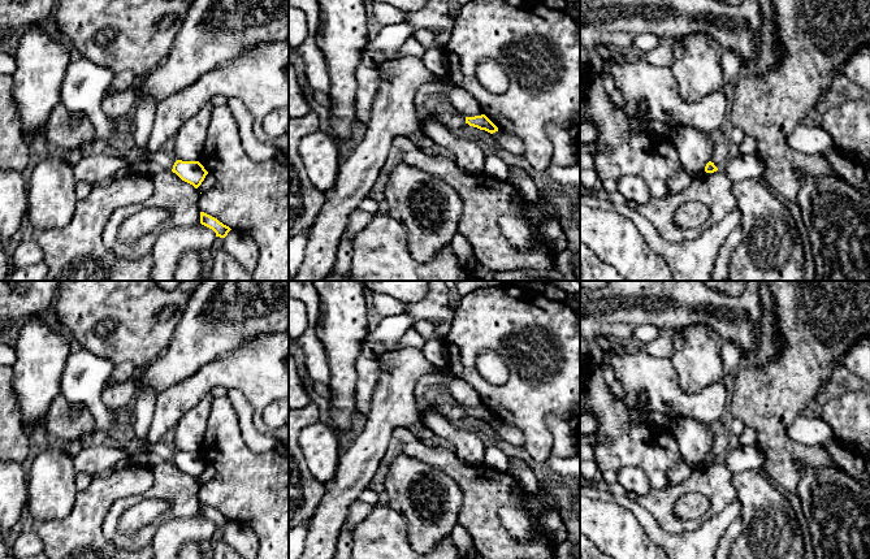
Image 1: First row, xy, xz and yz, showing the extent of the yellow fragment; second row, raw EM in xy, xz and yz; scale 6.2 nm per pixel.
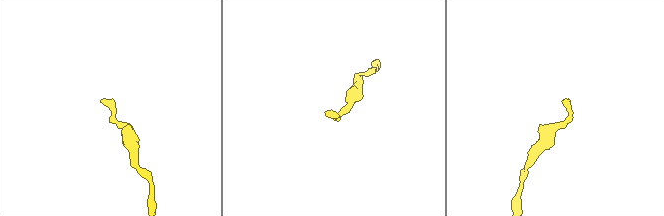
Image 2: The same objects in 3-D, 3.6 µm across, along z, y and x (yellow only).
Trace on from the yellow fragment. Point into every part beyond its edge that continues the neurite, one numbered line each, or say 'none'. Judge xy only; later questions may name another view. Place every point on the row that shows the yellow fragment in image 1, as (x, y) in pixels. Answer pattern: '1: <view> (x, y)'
1: xy (161, 160)

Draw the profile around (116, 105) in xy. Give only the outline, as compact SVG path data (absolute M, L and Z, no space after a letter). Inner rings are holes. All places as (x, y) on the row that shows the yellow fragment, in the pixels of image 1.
M133 87L117 92L109 91L101 101L101 109L108 118L117 122L135 110L137 100Z

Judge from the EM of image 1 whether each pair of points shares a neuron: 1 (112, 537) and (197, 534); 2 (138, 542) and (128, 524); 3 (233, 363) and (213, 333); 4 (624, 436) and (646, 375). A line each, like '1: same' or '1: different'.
1: different
2: different
3: different
4: different

